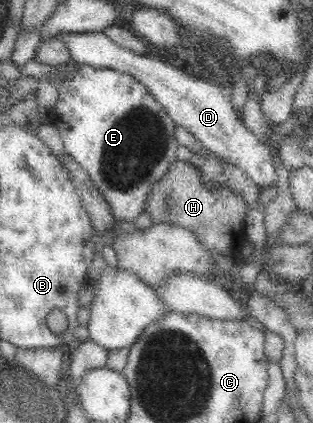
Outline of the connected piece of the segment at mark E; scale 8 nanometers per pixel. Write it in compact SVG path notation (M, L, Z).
M82 64L82 69L70 80L58 87L59 101L49 121L56 125L64 140L63 153L72 156L88 172L108 202L113 217L132 222L141 213L152 182L164 177L177 158L179 142L175 136L176 125L147 88L128 73Z

